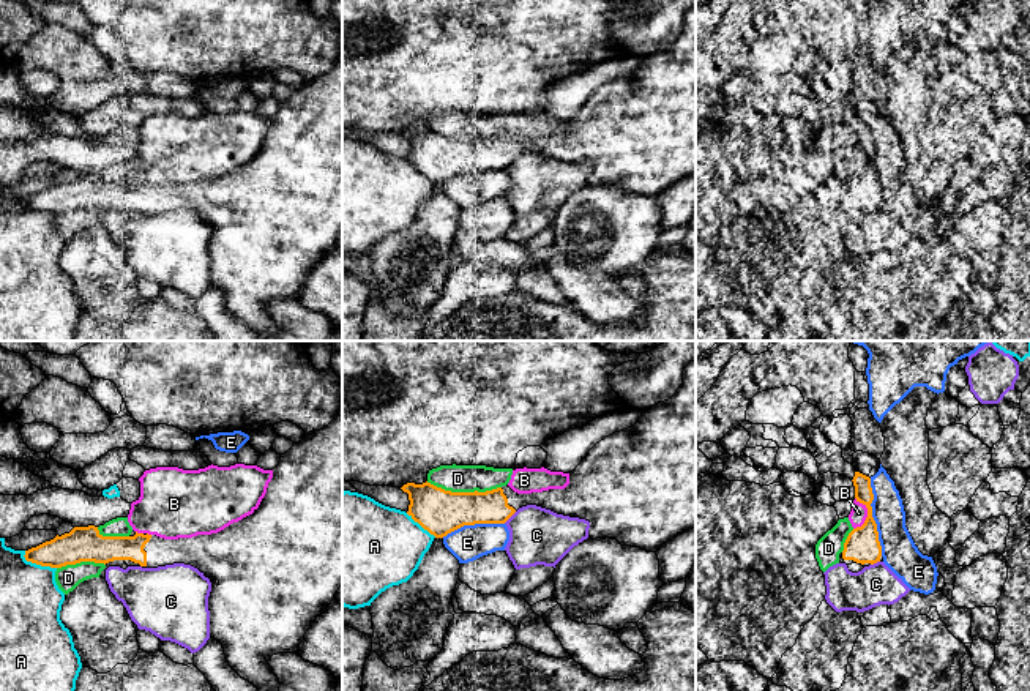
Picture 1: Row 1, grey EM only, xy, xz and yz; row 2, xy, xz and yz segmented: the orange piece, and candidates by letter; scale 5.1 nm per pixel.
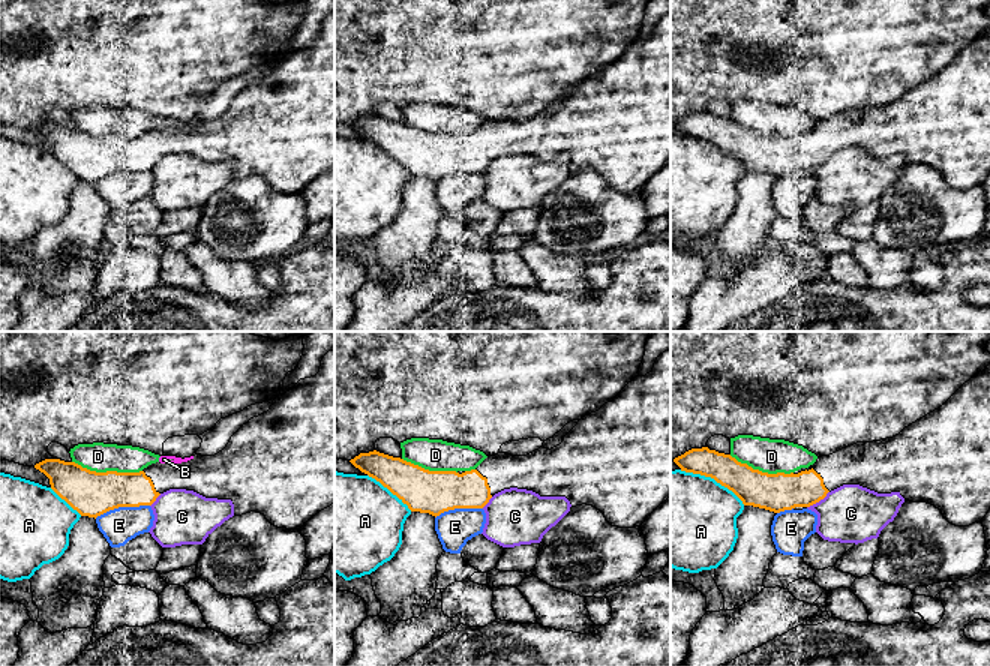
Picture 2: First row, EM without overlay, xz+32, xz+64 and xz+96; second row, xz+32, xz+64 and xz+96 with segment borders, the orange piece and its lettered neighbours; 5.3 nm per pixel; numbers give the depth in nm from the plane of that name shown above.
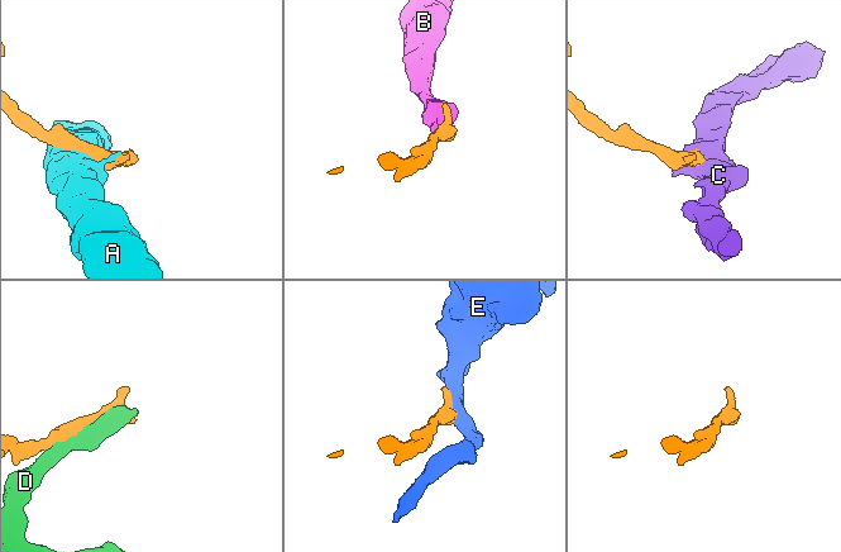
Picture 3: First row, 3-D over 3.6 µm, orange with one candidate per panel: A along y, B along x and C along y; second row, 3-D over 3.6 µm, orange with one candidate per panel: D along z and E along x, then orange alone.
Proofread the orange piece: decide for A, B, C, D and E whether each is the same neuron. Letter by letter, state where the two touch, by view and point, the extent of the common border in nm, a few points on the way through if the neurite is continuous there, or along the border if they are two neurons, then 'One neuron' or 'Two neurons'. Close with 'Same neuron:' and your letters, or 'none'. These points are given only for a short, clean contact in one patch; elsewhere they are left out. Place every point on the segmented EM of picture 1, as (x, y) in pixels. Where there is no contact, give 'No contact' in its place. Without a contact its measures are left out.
A: Touches orange at xy (37, 564). Shared border 190 nm. Two neurons
B: Touches orange at yz (868, 515). Shared border 170 nm. Two neurons
C: Touches orange at xz (510, 516). Shared border 90 nm. Two neurons
D: Touches orange at xz (464, 493). Shared border 380 nm. Two neurons
E: Touches orange at yz (873, 518). Shared border 400 nm. Two neurons
Same neuron: none

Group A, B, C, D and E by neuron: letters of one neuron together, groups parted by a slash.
A / B D / C / E

